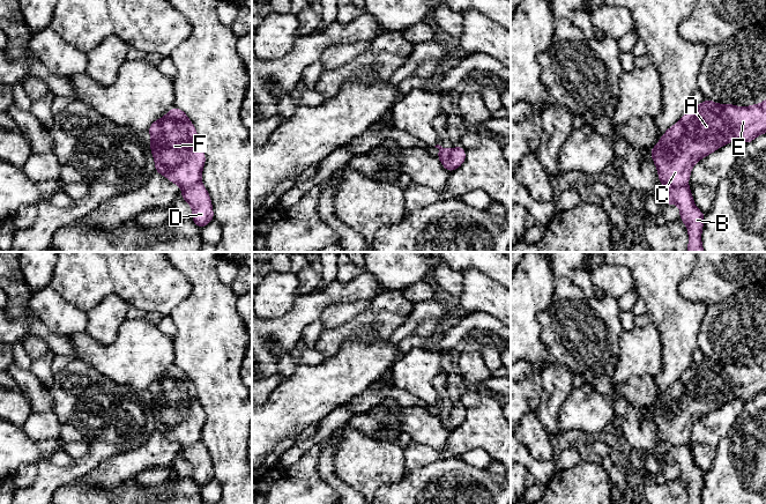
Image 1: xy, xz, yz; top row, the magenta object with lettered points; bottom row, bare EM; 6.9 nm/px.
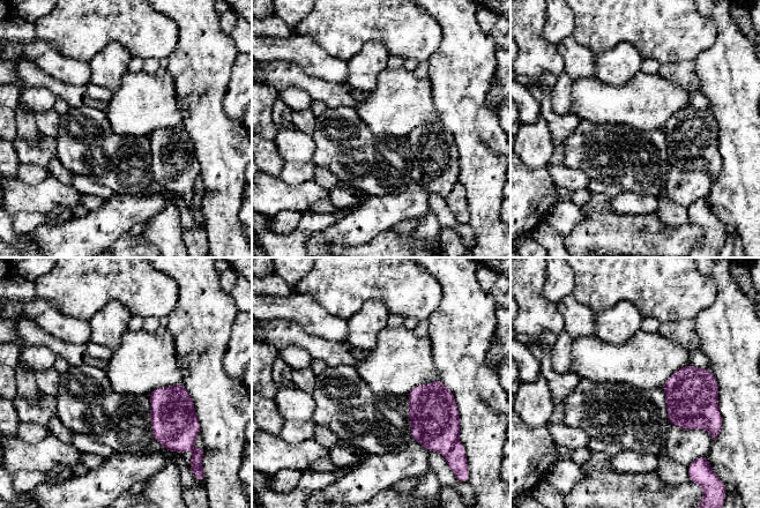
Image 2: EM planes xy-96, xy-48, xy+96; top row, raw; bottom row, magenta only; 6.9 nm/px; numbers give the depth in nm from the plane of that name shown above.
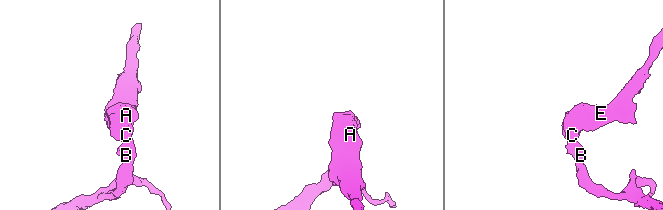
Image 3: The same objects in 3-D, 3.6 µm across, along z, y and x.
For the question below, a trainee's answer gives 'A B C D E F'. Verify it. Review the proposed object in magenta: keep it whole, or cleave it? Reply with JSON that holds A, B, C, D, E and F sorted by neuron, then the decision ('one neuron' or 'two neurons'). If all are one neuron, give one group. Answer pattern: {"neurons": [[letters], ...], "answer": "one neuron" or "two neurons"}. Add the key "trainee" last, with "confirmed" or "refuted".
{"neurons": [["A", "C", "E", "F"], ["B", "D"]], "answer": "two neurons", "trainee": "refuted"}

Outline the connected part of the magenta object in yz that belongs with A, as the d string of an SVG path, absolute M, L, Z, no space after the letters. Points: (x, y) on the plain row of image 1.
M706 357L700 364L693 363L677 383L662 393L659 402L650 408L650 414L661 444L667 447L678 446L689 443L691 429L698 420L735 399L743 399L748 403L764 392L766 358L761 363L738 366L735 363L716 363Z

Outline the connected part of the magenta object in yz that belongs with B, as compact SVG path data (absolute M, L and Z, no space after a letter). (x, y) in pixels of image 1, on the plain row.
M687 444L667 447L661 462L674 462L679 466L679 477L686 483L689 491L689 504L702 504L701 490L705 480L705 472L700 470L693 460L691 447Z

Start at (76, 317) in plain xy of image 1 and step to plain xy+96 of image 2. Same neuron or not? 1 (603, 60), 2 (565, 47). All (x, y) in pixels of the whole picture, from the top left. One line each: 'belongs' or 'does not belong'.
1: does not belong
2: belongs

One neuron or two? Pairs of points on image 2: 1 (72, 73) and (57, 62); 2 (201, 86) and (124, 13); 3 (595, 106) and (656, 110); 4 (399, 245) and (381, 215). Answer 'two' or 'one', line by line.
1: one
2: two
3: one
4: two

